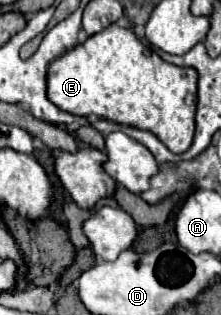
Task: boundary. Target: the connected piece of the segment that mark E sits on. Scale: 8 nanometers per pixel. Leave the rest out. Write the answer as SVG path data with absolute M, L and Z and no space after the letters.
M117 23L109 25L105 31L91 35L81 45L73 47L59 59L55 59L49 67L47 91L49 99L67 113L73 115L97 115L107 121L115 121L121 125L131 125L137 129L151 131L161 139L161 143L173 153L185 153L195 135L195 105L197 105L197 71L193 67L177 67L163 61L155 51L149 57L143 55L145 45L139 37Z

